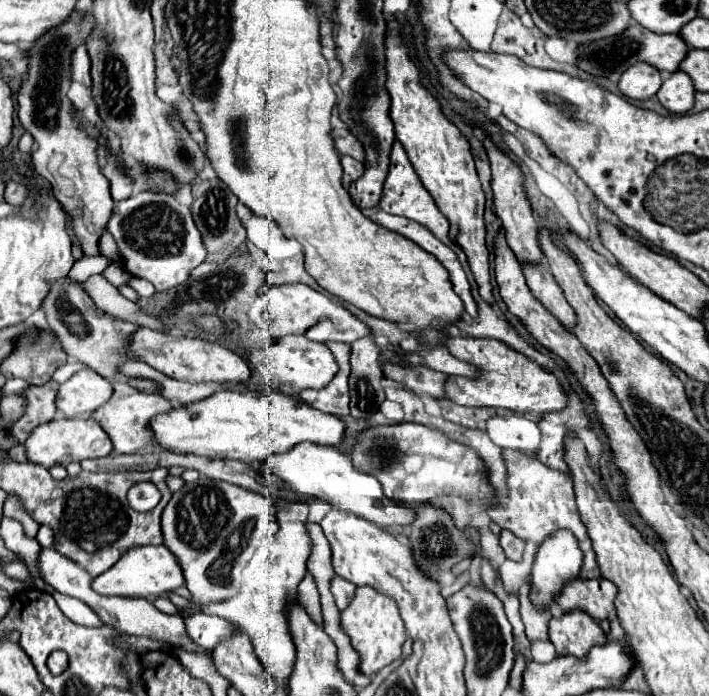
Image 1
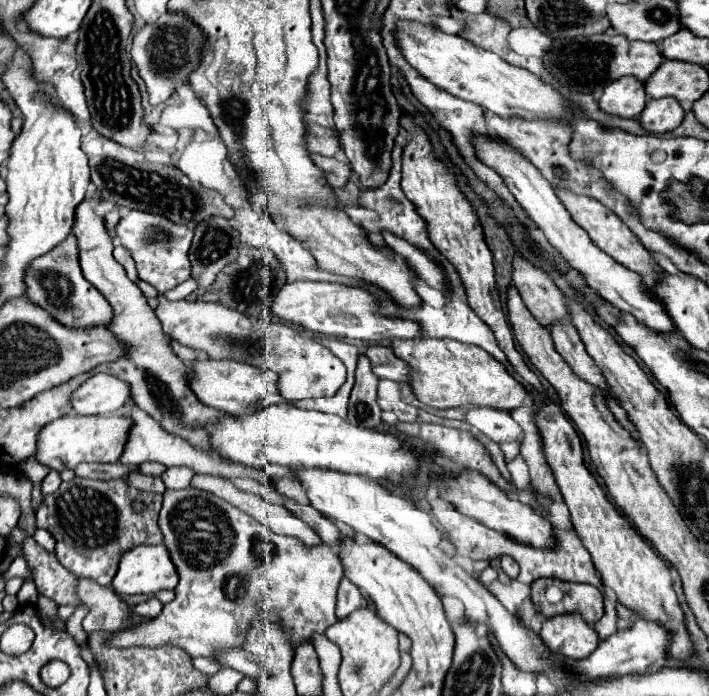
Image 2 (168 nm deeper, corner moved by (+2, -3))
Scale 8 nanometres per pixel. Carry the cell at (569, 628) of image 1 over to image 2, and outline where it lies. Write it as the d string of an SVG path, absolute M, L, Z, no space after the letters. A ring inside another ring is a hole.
M579 614L547 618L539 636L549 650L571 660L583 660L599 646L597 632Z

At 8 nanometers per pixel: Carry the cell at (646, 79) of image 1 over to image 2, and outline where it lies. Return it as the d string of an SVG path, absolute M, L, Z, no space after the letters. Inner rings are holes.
M621 76L619 80L611 82L599 98L599 106L605 112L621 118L637 118L643 112L645 104L645 82L635 76Z

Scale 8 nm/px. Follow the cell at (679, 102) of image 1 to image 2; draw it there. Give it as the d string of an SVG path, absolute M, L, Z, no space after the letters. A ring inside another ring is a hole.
M665 96L665 98L649 100L645 110L641 112L639 120L645 130L663 134L663 132L677 128L683 122L683 116L685 116L683 106L677 100L673 100L671 96Z

